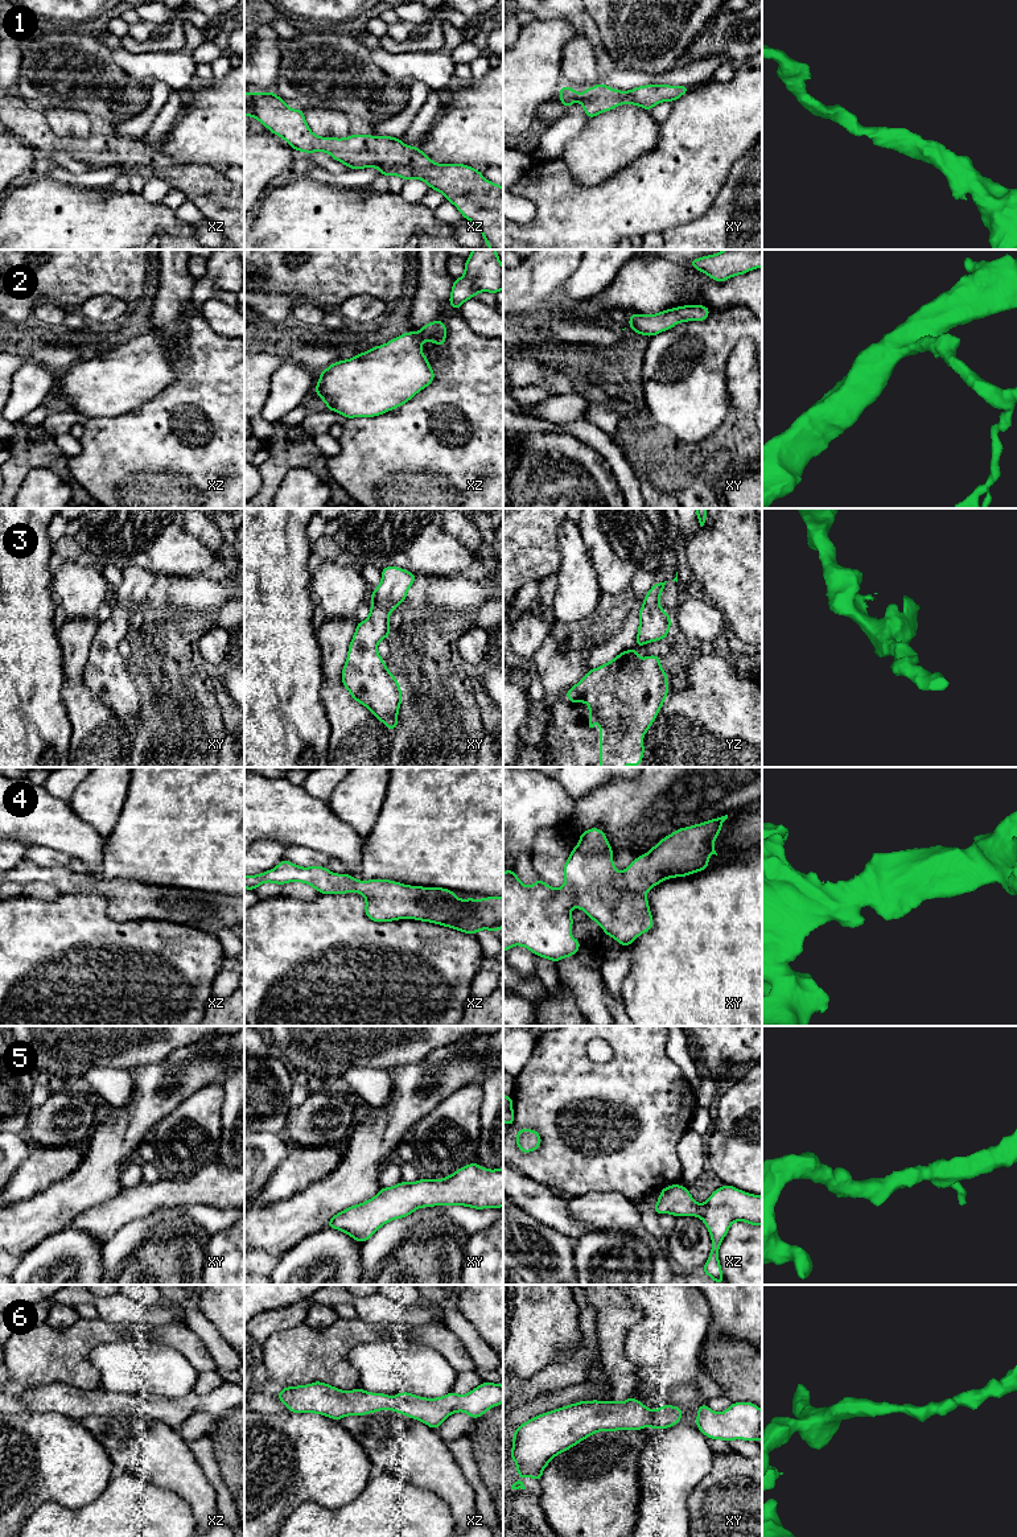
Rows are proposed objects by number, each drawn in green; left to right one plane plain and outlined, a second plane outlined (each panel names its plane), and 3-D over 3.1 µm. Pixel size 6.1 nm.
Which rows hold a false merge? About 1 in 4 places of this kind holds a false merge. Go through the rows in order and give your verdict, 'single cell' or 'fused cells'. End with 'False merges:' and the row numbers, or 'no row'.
1: single cell
2: single cell
3: single cell
4: single cell
5: single cell
6: single cell
False merges: no row

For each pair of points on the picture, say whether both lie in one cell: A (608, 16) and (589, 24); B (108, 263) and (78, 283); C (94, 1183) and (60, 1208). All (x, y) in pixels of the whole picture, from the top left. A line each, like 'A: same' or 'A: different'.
A: different
B: same
C: same

